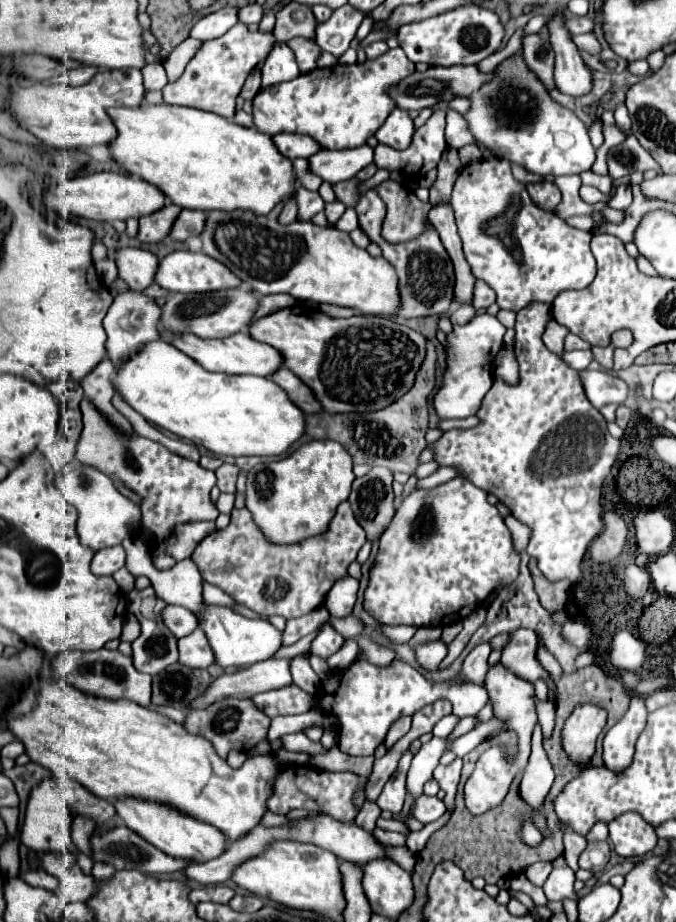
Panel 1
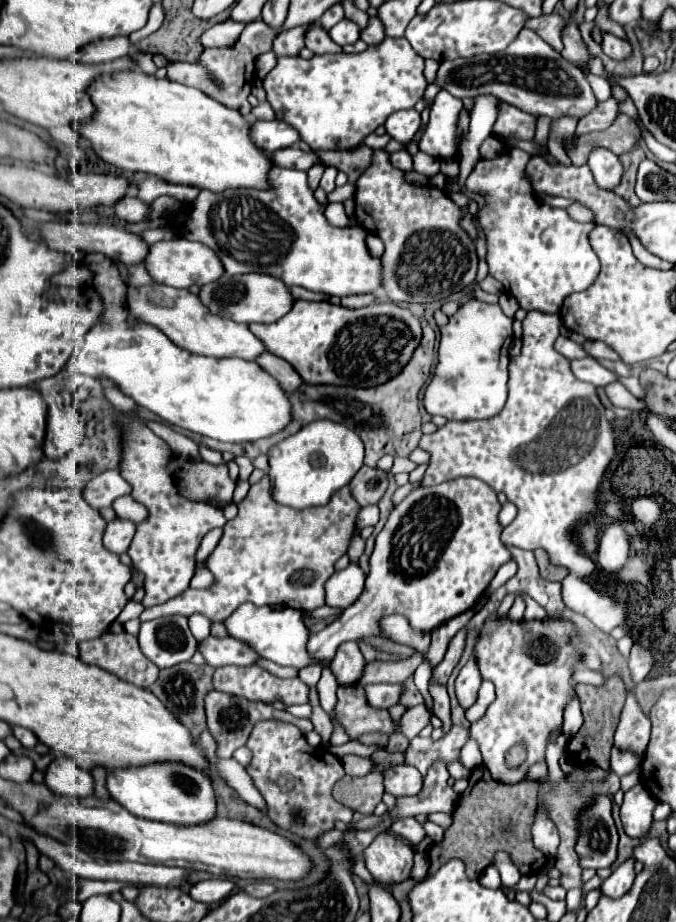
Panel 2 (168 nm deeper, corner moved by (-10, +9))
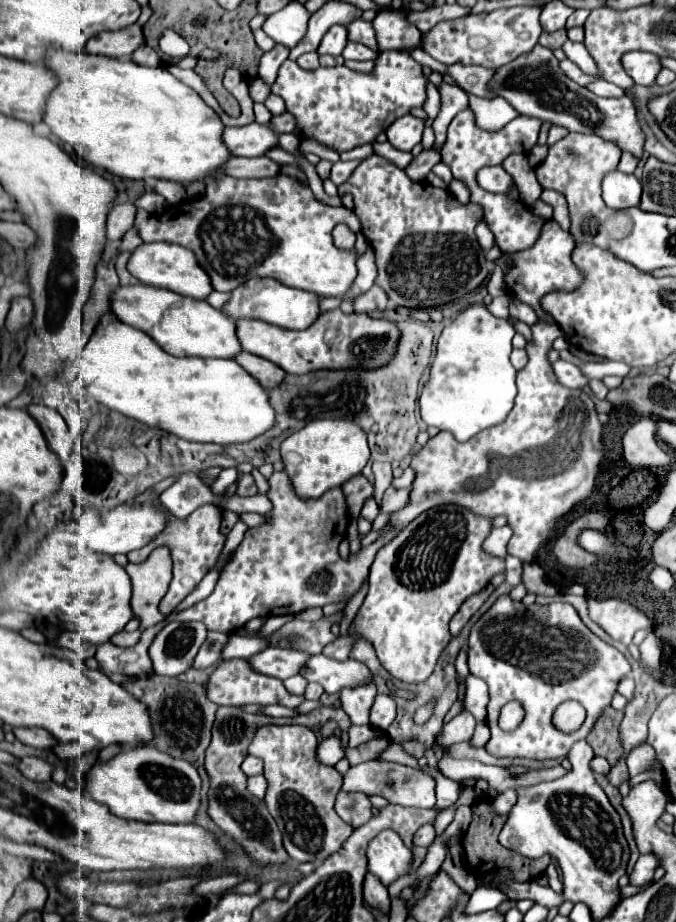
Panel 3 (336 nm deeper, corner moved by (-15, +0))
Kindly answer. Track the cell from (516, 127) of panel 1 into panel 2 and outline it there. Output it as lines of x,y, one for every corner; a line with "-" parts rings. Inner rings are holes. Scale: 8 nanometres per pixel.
595,148
589,154
589,162
587,164
589,164
599,188
613,190
613,188
619,186
621,176
623,176
623,164
619,162
619,158
611,150

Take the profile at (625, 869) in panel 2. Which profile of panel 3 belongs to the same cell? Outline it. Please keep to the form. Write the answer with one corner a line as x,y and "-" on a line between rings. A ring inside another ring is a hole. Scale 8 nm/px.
640,855
638,861
636,861
636,865
634,865
634,871
628,875
630,885
634,885
634,887
642,887
642,885
650,883
656,867
658,867
656,855

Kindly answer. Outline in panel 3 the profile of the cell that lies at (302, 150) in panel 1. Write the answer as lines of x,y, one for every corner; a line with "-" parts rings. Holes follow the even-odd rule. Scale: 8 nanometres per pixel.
250,123
244,127
226,127
224,143
236,157
262,157
278,147
278,135
268,125

